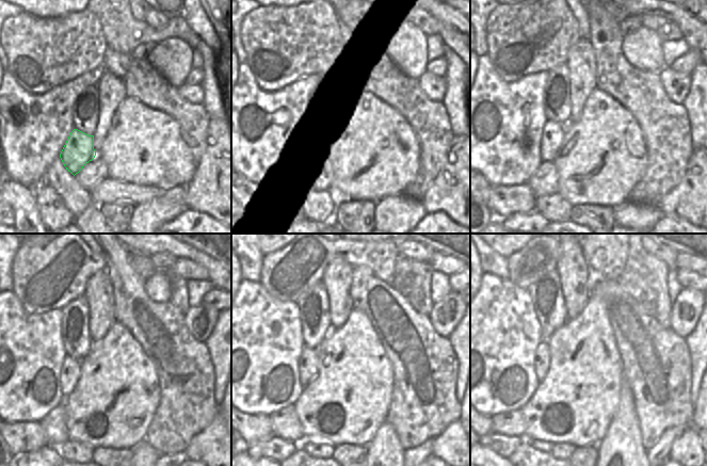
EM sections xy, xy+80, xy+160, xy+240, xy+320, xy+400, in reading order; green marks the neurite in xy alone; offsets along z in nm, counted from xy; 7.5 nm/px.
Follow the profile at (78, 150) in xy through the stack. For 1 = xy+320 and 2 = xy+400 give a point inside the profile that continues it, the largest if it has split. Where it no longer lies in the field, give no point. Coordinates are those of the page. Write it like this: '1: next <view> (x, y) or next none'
1: next xy+320 (308, 360)
2: next xy+400 (542, 353)

